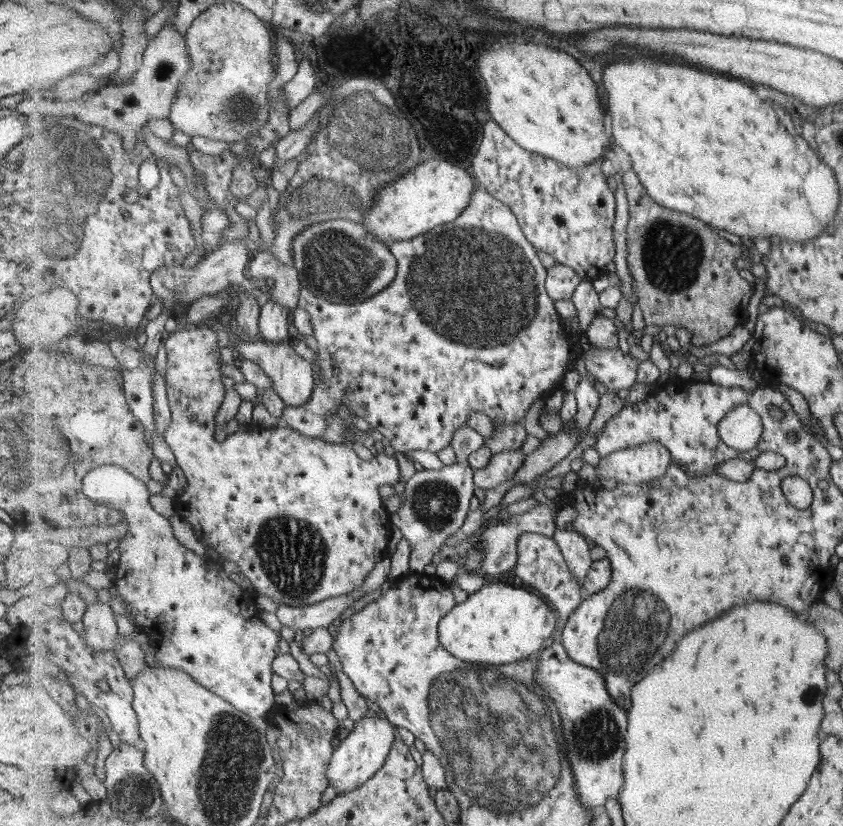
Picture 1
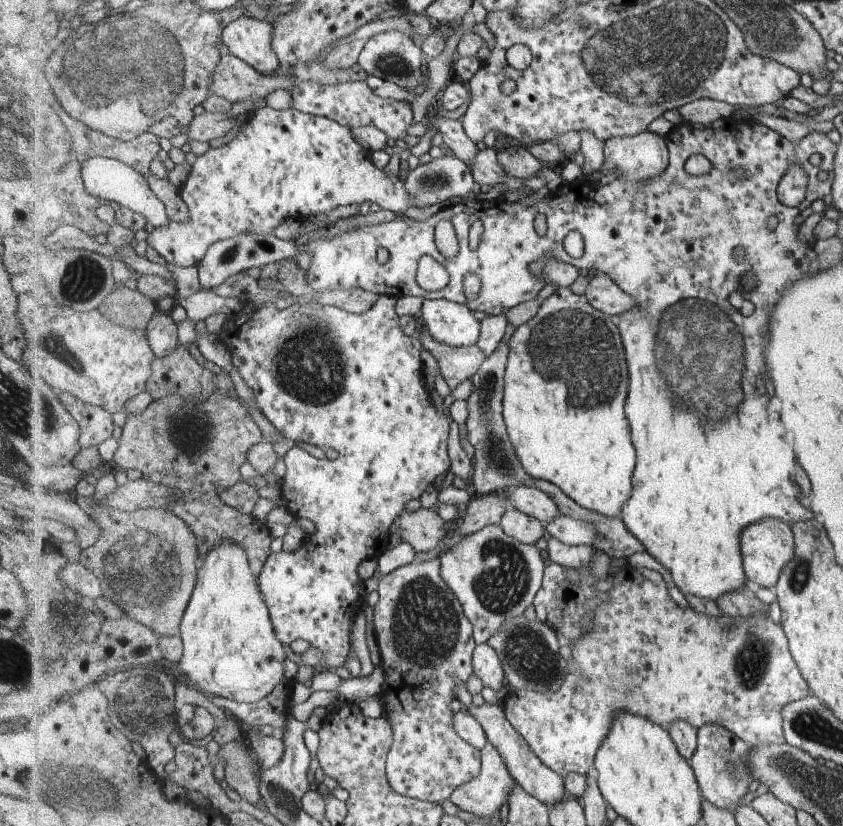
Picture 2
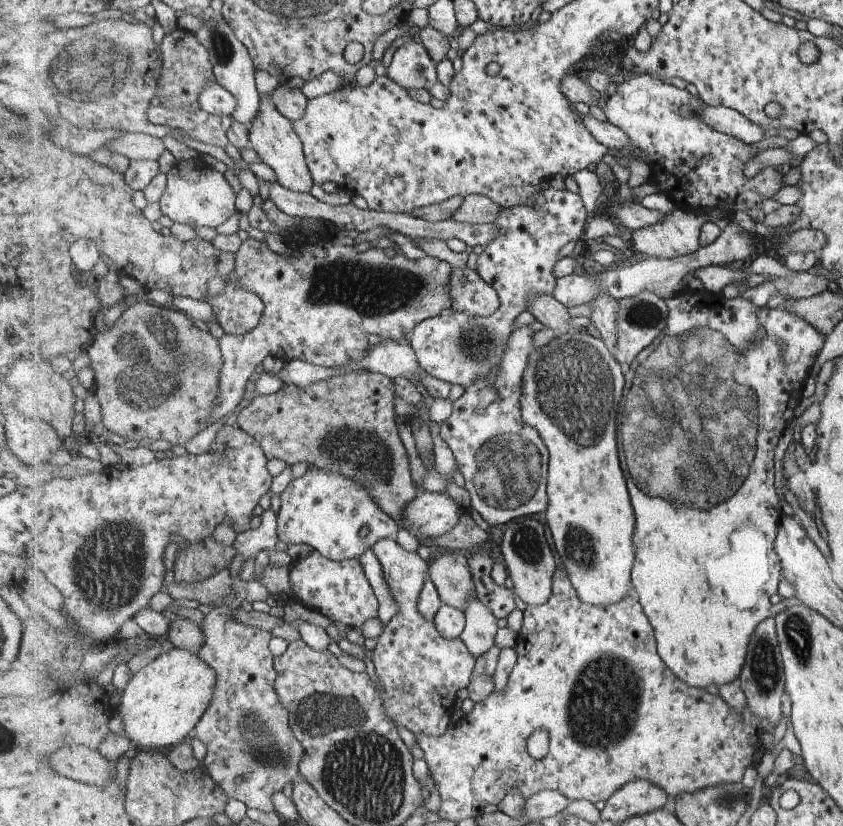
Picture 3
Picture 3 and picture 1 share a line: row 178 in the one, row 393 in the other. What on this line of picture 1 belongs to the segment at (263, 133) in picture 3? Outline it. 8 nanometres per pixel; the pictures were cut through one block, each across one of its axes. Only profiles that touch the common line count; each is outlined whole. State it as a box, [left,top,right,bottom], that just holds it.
[234,339,316,406]

